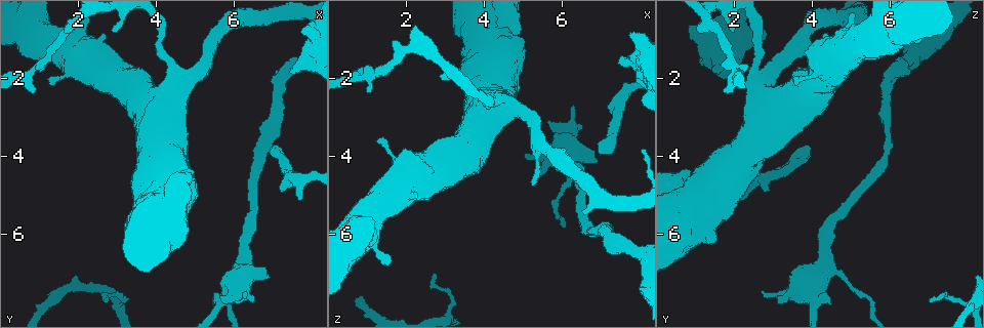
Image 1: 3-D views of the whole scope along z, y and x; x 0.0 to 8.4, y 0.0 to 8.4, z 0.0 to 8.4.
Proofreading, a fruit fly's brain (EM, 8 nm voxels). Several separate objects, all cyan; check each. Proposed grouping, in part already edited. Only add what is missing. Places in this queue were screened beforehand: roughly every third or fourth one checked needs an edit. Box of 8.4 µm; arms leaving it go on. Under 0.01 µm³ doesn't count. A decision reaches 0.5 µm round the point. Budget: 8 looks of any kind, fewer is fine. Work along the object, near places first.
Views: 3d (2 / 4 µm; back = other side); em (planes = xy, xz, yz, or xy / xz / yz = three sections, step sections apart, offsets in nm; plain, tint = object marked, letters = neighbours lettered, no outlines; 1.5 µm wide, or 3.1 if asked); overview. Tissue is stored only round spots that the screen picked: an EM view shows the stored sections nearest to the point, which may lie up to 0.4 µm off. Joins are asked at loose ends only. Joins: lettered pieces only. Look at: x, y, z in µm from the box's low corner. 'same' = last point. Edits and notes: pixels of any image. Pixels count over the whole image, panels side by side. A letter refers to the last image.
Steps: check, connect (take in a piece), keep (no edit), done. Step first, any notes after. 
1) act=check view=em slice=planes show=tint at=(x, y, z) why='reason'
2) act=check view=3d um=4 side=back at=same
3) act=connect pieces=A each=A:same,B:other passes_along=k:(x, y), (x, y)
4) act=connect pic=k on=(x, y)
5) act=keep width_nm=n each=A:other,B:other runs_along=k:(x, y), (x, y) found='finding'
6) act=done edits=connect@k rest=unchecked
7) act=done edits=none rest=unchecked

act=check view=em slice=planes show=letters at=(1.50, 1.10, 6.75)

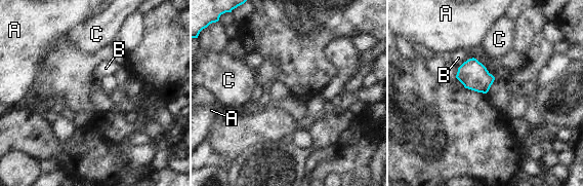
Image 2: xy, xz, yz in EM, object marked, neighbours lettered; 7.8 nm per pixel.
act=keep each=A:other,B:other,C:other border=2:(473, 57), (466, 60), (458, 68) found='none of them fits'

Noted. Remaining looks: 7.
act=check view=3d um=4 side=back at=(2.75, 7.70, 7.00) why='an open end'

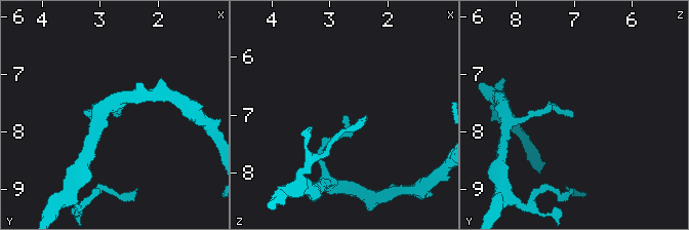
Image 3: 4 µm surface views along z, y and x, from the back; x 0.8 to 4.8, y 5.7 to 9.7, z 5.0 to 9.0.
act=check view=em slice=xz step=4 show=letters at=(2.70, 7.75, 7.00) why='need the tissue'

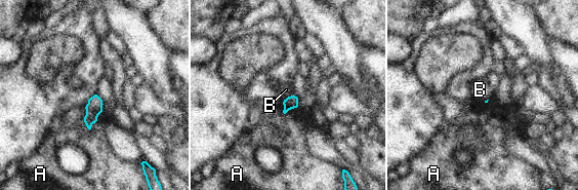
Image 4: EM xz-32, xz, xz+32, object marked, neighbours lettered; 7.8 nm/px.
act=keep each=A:other,B:other border=4:(293, 93), (284, 100) found='no lettered piece goes on from it'

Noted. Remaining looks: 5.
act=check view=3d um=2 at=(5.65, 7.60, 3.10) why='branch stops here'

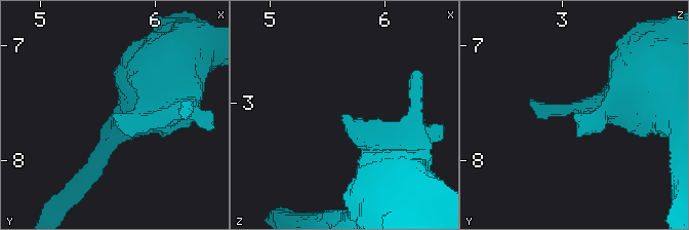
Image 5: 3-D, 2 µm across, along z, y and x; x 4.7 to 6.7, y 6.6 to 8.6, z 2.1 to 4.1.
act=check view=em slice=planes show=letters at=(5.66, 7.60, 3.08) why='now the EM'

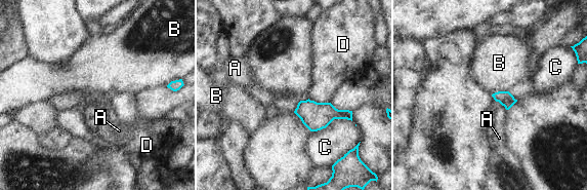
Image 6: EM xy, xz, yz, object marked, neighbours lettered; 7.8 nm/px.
act=keep each=A:other,B:other,C:other,D:other found='no lettered piece goes on from it'

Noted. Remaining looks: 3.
act=done edits=none rest=unchecked

